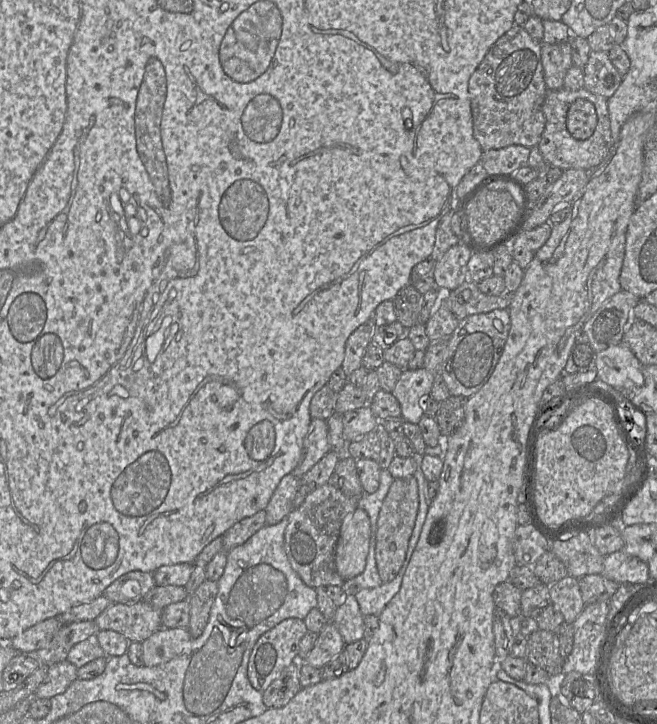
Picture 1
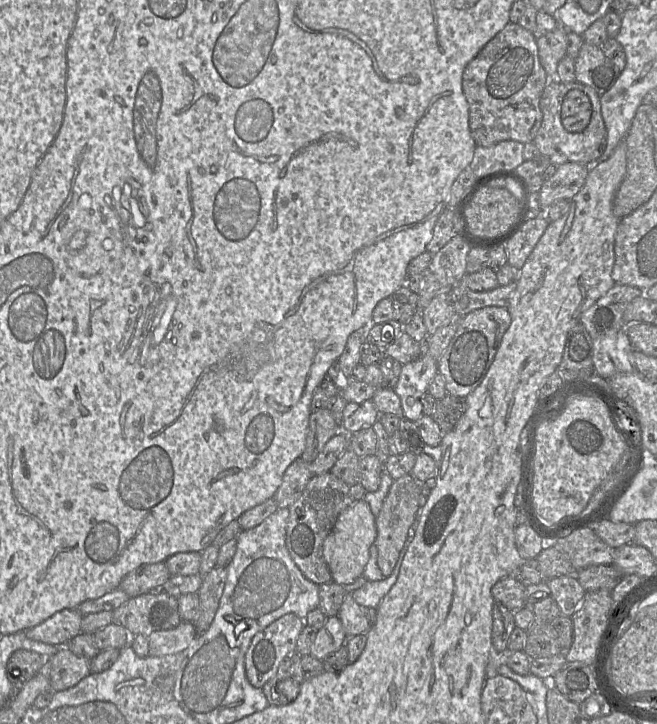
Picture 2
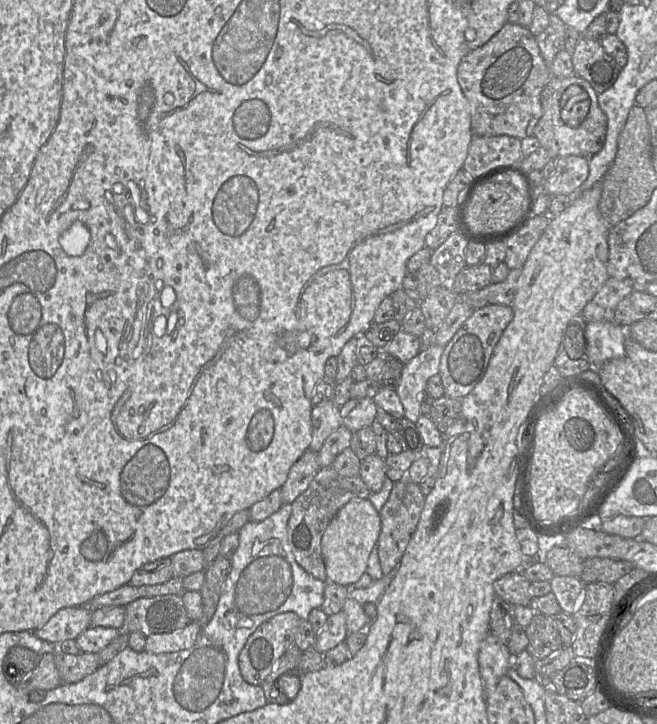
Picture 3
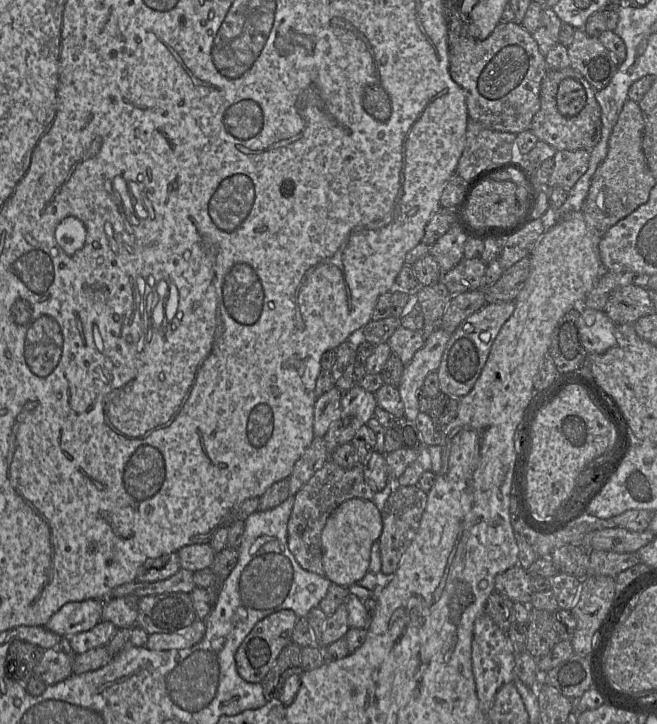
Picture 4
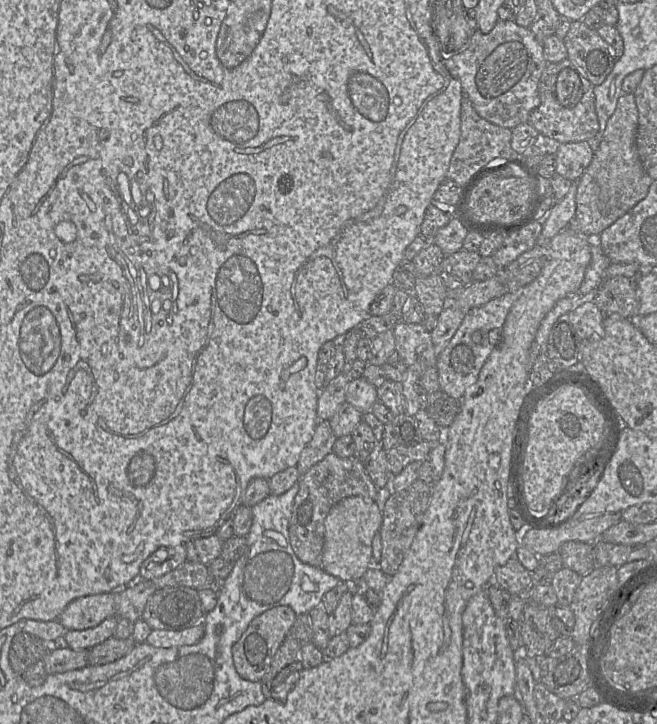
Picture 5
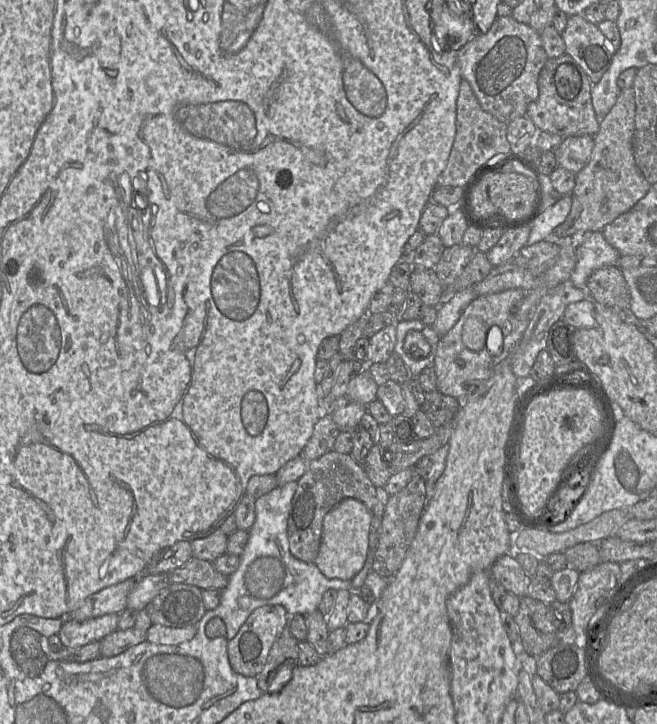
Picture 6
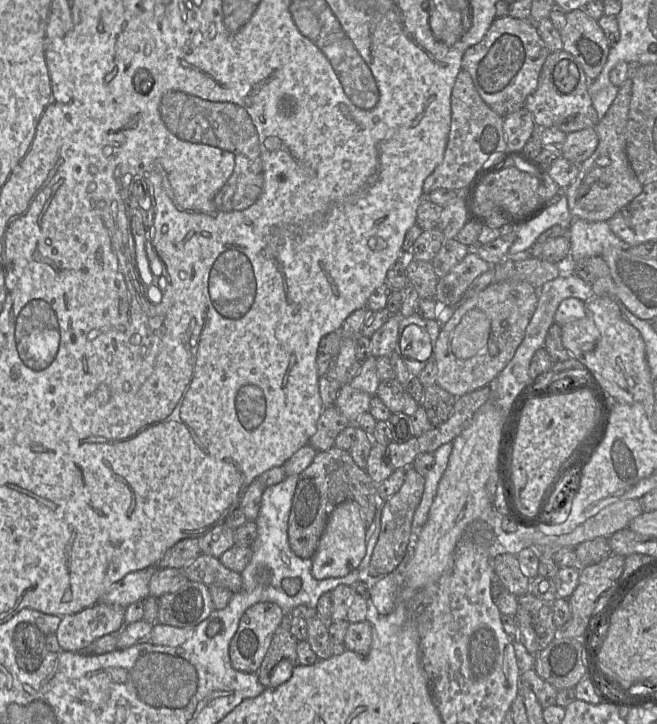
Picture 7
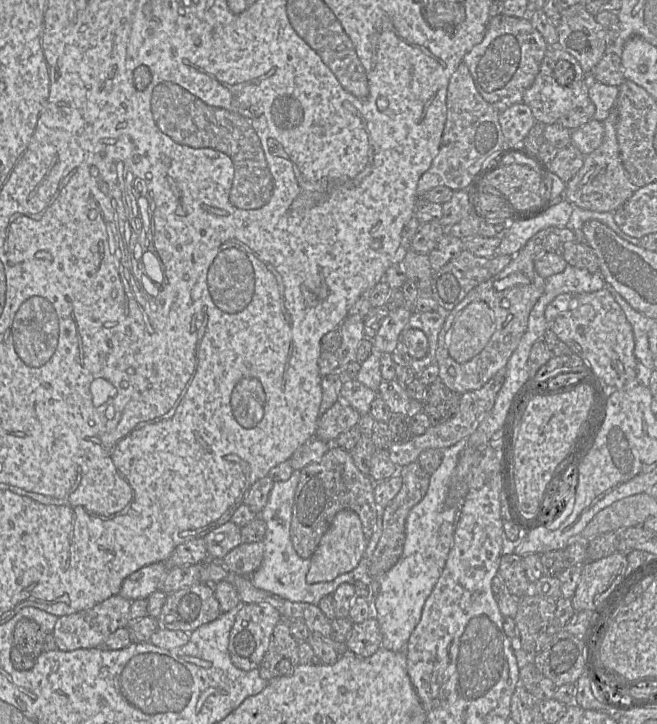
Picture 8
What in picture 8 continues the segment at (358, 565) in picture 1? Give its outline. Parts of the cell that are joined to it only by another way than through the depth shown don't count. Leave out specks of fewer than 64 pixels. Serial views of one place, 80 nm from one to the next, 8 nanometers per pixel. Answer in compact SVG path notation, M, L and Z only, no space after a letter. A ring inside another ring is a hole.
M349 509L338 512L311 557L311 565L306 575L307 583L332 581L339 575L352 571L363 558L367 542L358 514Z

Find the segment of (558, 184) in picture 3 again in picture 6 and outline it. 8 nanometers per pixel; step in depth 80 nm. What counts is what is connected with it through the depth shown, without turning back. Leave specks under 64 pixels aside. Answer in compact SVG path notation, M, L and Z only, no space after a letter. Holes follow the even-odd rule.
M591 135L567 137L554 151L557 165L576 175L589 162L593 148Z

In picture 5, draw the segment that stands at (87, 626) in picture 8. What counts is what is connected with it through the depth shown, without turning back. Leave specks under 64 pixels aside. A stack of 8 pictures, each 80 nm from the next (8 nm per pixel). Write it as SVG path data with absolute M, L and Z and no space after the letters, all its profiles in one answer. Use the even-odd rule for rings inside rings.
M118 617L106 618L99 625L86 630L69 630L64 634L68 647L73 650L90 650L94 646L114 636Z

